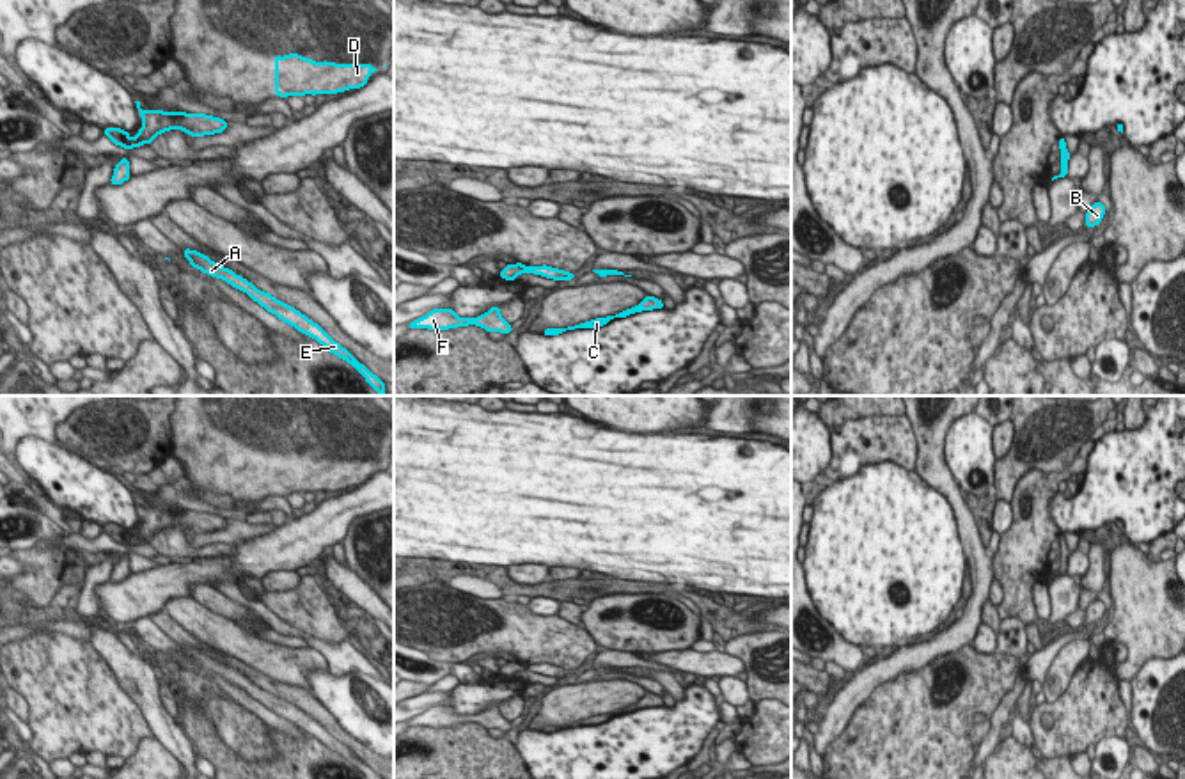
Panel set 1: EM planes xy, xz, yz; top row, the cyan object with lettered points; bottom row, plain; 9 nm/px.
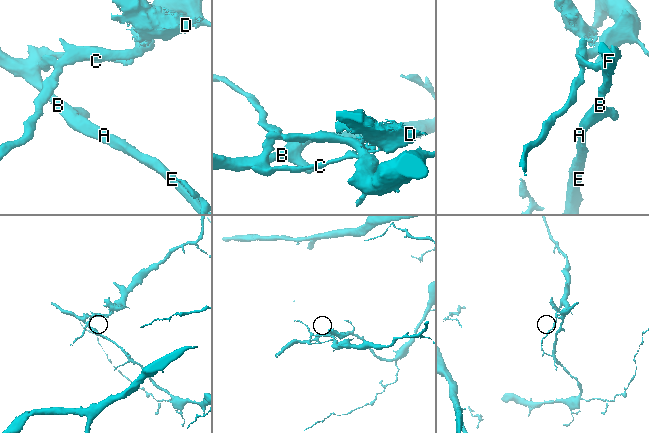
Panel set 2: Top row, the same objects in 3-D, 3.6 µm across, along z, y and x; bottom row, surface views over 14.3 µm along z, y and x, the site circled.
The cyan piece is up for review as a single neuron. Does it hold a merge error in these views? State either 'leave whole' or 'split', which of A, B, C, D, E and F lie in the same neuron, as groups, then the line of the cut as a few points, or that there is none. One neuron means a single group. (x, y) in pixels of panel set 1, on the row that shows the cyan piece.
split; groups A B C E F / D; cut xy (130, 139), (125, 148)

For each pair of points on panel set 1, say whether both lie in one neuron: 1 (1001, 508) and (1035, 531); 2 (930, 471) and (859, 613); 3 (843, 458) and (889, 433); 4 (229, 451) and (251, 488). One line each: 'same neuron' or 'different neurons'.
1: different neurons
2: different neurons
3: same neuron
4: same neuron

